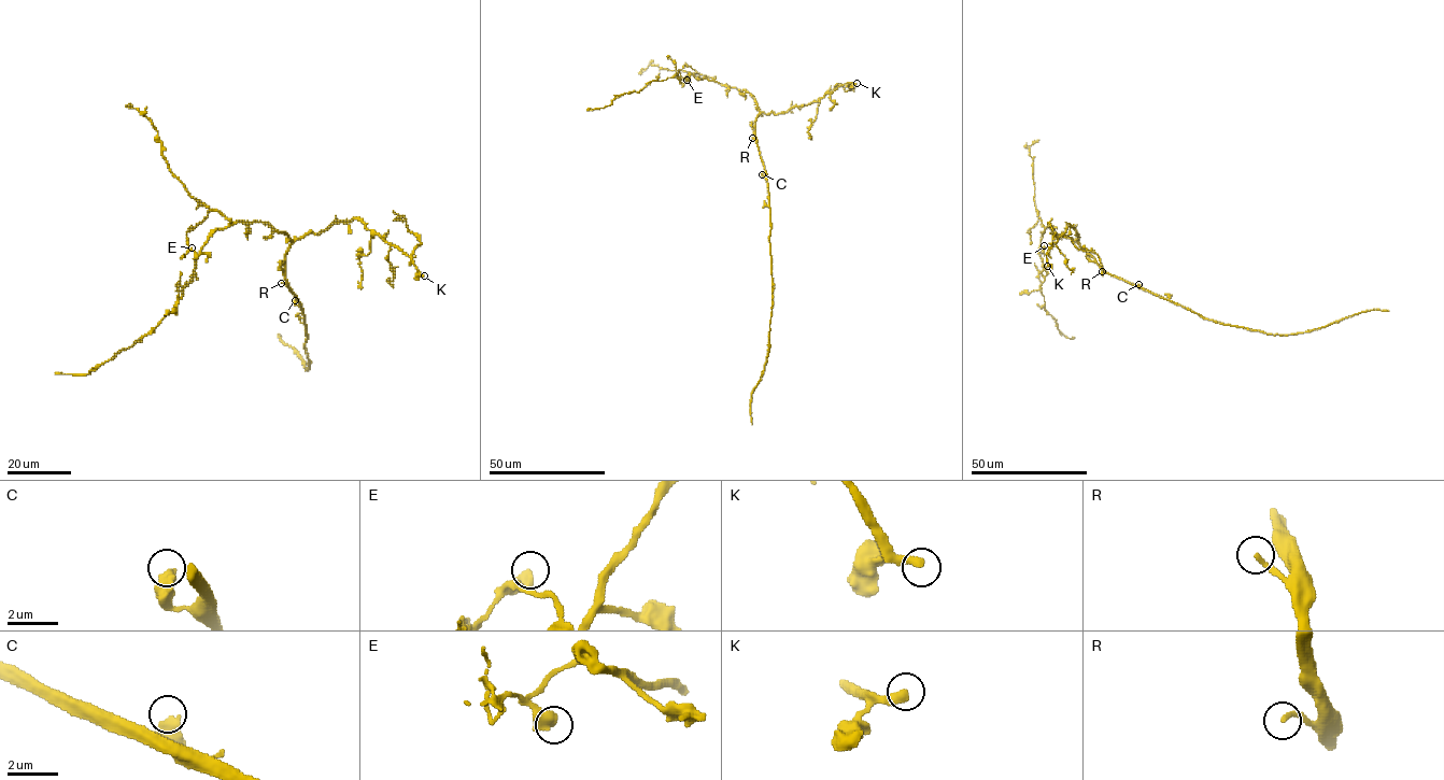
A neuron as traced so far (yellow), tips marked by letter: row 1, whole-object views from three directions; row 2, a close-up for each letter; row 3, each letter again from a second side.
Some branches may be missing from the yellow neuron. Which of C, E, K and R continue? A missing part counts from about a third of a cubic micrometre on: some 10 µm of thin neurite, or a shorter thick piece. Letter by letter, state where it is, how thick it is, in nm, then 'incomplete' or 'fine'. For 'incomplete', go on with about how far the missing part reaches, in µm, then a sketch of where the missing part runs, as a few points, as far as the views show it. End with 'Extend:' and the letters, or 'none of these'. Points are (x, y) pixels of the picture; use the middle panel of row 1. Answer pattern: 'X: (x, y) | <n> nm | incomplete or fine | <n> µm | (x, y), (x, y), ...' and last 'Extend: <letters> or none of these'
C: (762, 174) | 600 nm | fine
E: (687, 80) | 480 nm | fine
K: (857, 83) | 360 nm | incomplete | 60 µm
R: (752, 138) | 200 nm | fine
Extend: K

